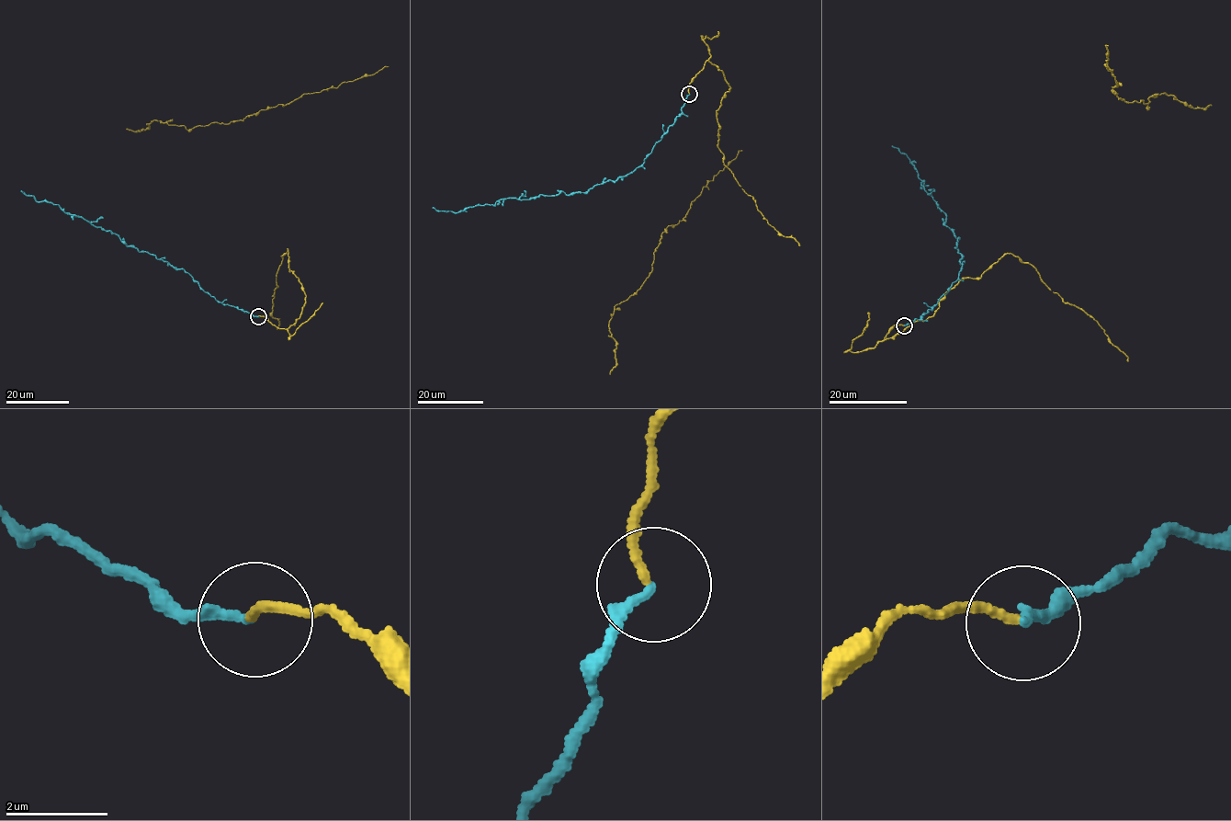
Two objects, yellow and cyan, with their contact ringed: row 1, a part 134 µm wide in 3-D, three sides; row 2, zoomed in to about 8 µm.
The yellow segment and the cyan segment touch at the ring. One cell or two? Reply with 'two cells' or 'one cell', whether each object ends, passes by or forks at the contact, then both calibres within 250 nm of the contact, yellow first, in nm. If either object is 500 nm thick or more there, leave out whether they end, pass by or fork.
one cell | yellow ends | cyan ends | 160/160 nm

